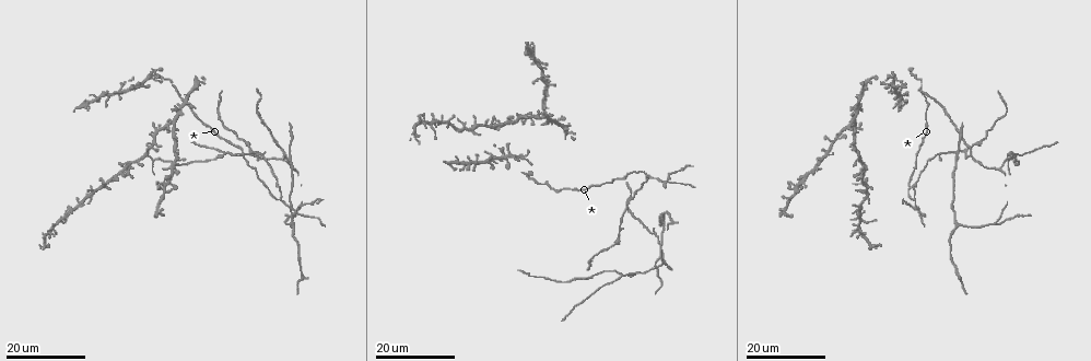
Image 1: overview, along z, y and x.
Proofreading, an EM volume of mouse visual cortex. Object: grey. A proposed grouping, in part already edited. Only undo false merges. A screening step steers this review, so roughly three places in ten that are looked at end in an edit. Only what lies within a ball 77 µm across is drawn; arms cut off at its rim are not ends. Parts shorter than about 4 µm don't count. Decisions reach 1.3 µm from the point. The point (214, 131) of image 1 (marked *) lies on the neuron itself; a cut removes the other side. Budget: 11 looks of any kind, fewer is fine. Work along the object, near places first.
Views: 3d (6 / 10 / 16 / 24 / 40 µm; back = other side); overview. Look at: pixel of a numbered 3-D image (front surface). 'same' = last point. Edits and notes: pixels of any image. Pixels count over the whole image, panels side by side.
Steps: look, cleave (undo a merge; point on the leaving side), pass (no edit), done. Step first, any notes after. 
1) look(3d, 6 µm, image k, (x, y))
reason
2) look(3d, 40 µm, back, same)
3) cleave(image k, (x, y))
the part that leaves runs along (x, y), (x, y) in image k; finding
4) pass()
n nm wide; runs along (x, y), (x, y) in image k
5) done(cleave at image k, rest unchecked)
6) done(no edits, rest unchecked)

look(3d, 16 µm, image 1, (558, 190))

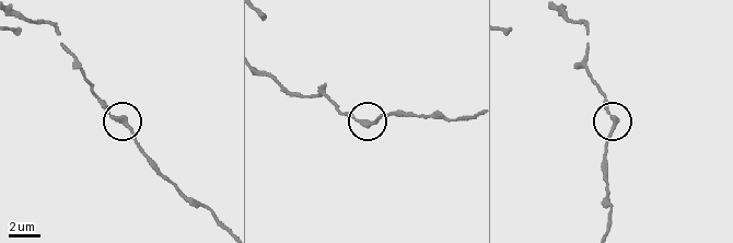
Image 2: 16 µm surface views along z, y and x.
look(3d, 10 µm, image 2, (131, 127))

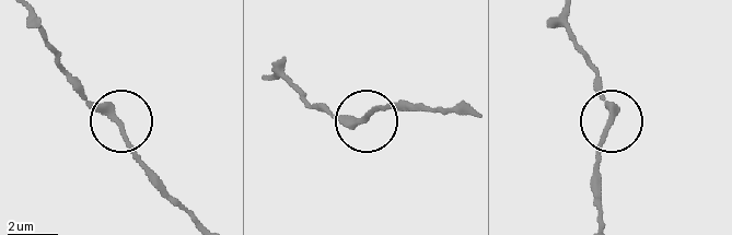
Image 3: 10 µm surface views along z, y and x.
pass()
3 arms; runs along (455, 110), (378, 108), (361, 121), (341, 121), (306, 108) in image 3; one neuron here

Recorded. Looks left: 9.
look(3d, 16 µm, image 1, (154, 131))
four-way junction

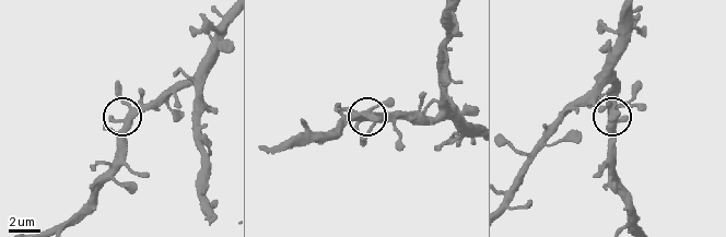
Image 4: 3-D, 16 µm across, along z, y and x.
look(3d, 6 µm, image 4, (133, 112))

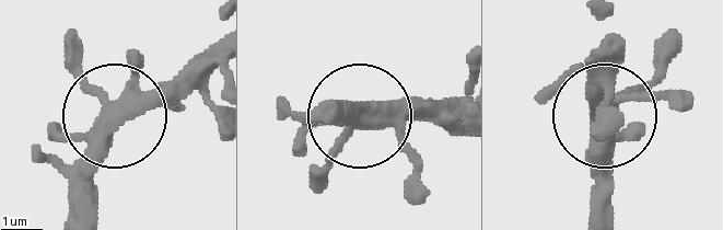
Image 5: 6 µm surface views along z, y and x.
pass()
4 arms; runs along (219, 43), (114, 108), (66, 57) in image 5; continuous, no second neuron

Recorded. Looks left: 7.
look(3d, 24 µm, image 1, (663, 220))
two arms in line, one across

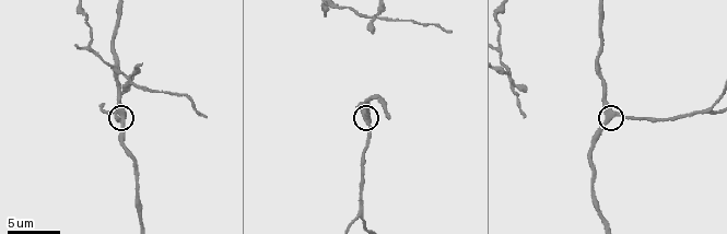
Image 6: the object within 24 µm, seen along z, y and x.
look(3d, 10 µm, image 6, (616, 116))

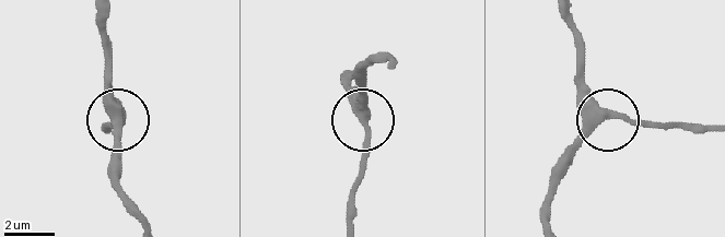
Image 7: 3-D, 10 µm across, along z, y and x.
pass()
side arm 20 µm; 3 arms; all the same neuron

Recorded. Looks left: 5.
look(3d, 10 µm, image 6, (130, 75))

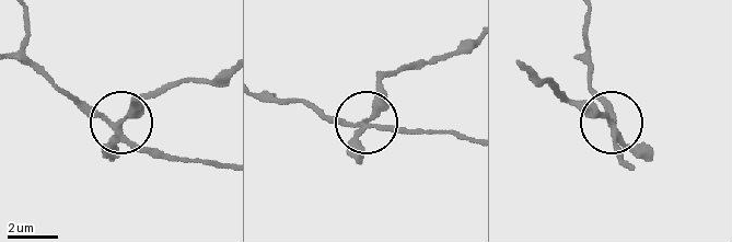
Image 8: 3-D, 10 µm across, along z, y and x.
cleave(image 8, (109, 154))
the part that leaves runs along (120, 128), (151, 95), (189, 80), (220, 80) in image 8; a second neuron is stuck on

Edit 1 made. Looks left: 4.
look(3d, 24 µm, image 1, (968, 151))

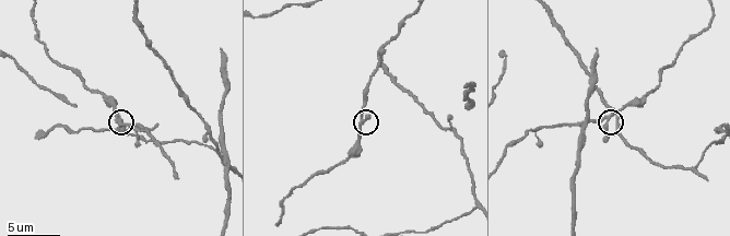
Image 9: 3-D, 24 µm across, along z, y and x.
look(3d, 6 µm, image 9, (607, 120))

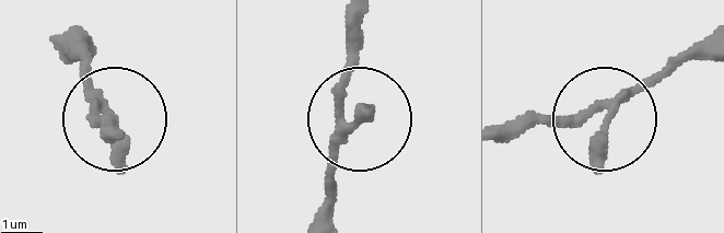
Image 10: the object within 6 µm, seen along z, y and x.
look(3d, 6 µm, back, image 10, (607, 118))
other side

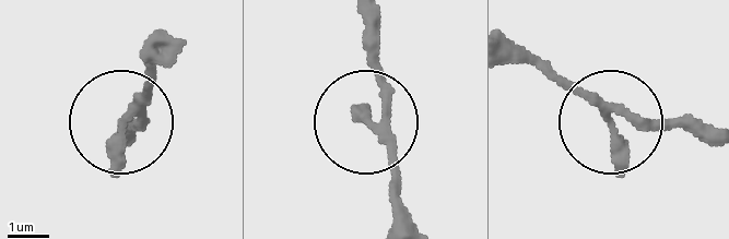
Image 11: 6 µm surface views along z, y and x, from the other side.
pass()
240 nm wide; continuous, no second neuron

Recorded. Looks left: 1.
done(cleave at image 8, rest unchecked)

